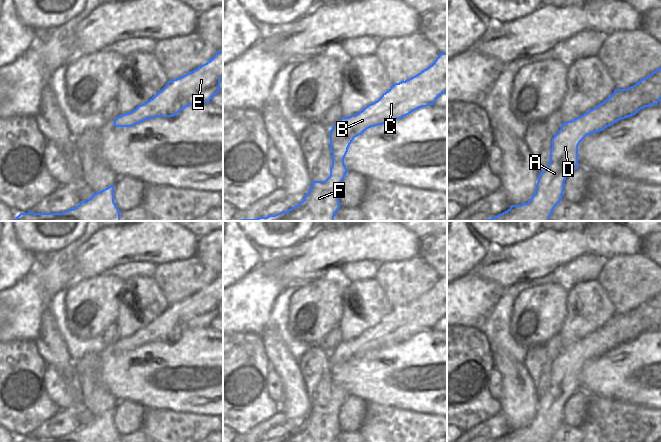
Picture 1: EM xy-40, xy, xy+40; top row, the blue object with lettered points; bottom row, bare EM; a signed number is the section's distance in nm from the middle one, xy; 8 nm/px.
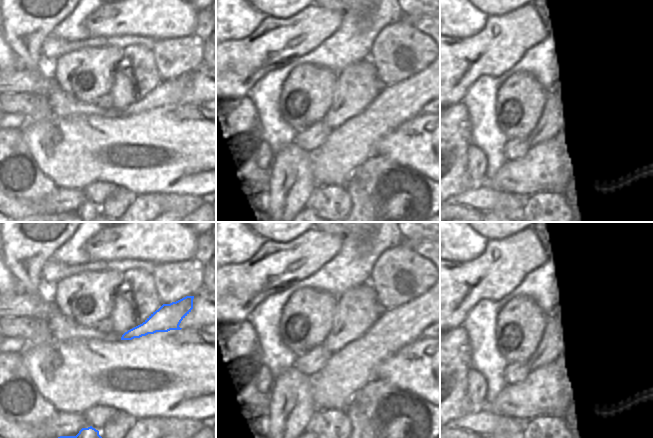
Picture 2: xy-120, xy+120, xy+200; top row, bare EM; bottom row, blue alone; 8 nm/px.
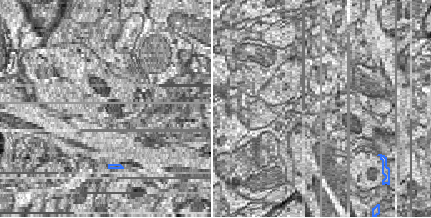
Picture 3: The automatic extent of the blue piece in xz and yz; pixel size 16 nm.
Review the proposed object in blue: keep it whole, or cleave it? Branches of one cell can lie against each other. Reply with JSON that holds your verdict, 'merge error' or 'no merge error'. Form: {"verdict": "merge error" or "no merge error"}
{"verdict": "no merge error"}

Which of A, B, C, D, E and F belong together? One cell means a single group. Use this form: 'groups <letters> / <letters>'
groups A B C D E F

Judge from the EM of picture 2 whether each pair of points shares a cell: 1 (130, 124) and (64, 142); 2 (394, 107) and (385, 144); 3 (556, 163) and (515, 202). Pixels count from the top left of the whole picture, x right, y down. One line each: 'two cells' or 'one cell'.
1: one cell
2: two cells
3: two cells

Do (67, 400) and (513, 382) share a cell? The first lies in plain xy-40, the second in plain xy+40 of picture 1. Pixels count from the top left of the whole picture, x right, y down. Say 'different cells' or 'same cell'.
different cells

